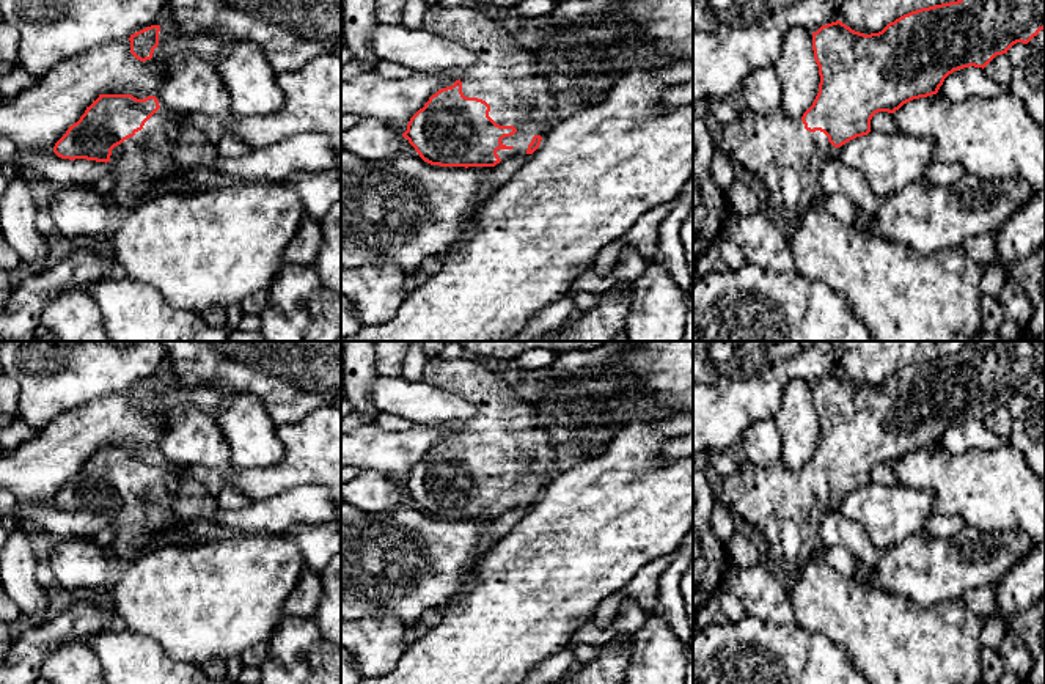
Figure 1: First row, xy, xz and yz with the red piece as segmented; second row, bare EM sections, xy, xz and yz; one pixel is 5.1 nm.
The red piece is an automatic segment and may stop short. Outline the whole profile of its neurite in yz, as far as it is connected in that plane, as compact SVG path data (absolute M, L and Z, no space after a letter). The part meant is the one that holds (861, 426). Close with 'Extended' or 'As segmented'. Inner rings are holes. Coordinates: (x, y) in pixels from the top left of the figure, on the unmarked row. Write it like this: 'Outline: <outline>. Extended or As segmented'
Outline: M976 341L957 354L921 360L889 374L882 384L864 387L841 373L822 377L812 385L814 412L819 418L819 445L801 470L790 470L783 461L757 467L739 462L729 476L720 476L720 500L743 522L753 525L768 541L773 571L789 585L790 579L823 546L819 524L833 503L847 494L867 487L871 472L878 464L894 465L904 456L937 447L944 431L963 420L985 420L996 407L1007 406L1017 396L1028 396L1045 381L1045 341Z. Extended

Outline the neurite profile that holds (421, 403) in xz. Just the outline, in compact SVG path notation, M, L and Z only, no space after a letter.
M376 376L369 399L380 414L404 417L413 425L445 426L476 415L473 403L424 381Z

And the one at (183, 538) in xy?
M173 530L163 535L165 546L181 546L184 549L190 547L195 542L203 542L203 541L206 539L187 530Z

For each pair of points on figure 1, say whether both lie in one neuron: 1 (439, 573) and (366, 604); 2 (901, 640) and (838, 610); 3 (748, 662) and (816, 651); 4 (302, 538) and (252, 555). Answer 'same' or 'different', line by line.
1: same
2: same
3: same
4: different

